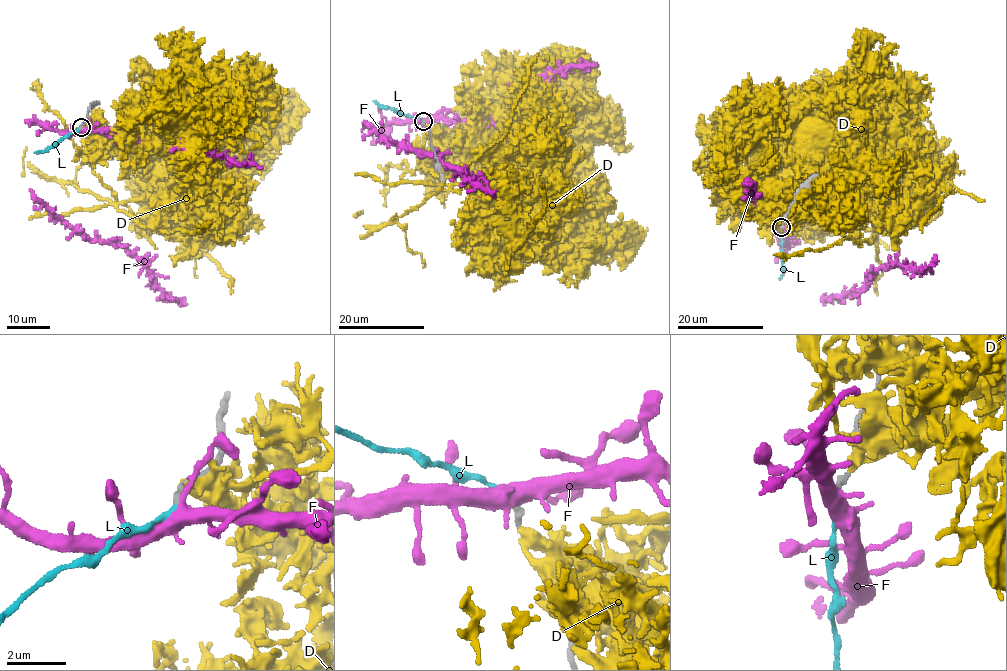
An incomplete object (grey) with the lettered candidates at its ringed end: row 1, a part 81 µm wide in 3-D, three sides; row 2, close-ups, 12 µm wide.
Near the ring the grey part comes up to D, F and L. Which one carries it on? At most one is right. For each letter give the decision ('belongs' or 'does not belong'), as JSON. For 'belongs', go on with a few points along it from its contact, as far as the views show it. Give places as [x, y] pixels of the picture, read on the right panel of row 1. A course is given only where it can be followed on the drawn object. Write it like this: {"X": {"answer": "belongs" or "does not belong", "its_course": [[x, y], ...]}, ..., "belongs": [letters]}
{"D": {"answer": "does not belong"}, "F": {"answer": "does not belong"}, "L": {"answer": "does not belong"}, "belongs": []}

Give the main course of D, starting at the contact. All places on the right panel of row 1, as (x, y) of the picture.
D: (784, 219), (829, 198), (884, 196), (892, 192), (911, 198), (946, 191), (939, 208), (922, 225), (922, 232)

